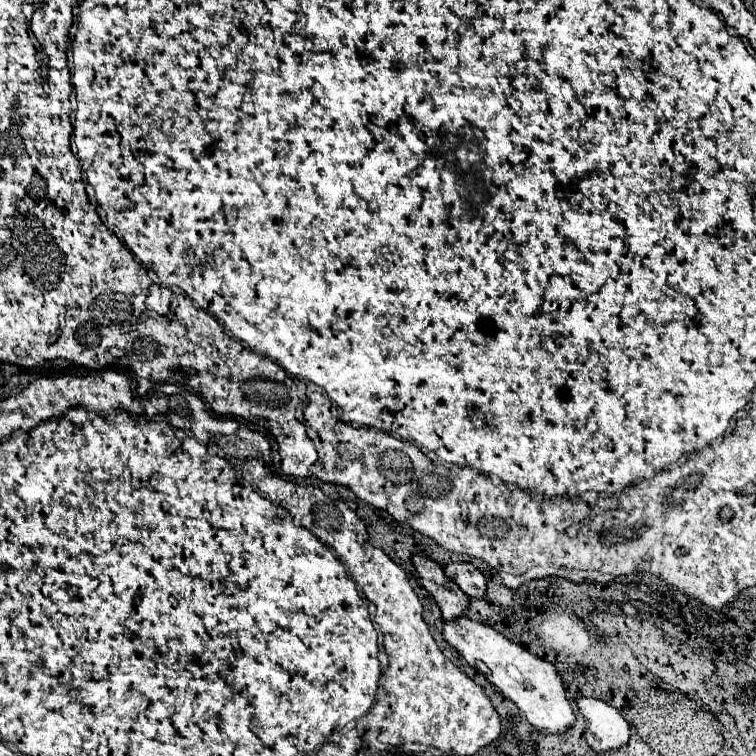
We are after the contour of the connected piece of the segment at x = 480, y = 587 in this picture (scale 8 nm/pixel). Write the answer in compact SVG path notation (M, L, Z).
M447 564L445 574L457 582L457 586L471 598L485 598L487 582L485 576L473 564Z

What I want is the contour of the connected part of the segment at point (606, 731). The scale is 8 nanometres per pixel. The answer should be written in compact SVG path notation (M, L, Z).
M577 698L577 704L587 718L587 744L597 754L617 750L629 742L631 726L611 704L597 698Z

